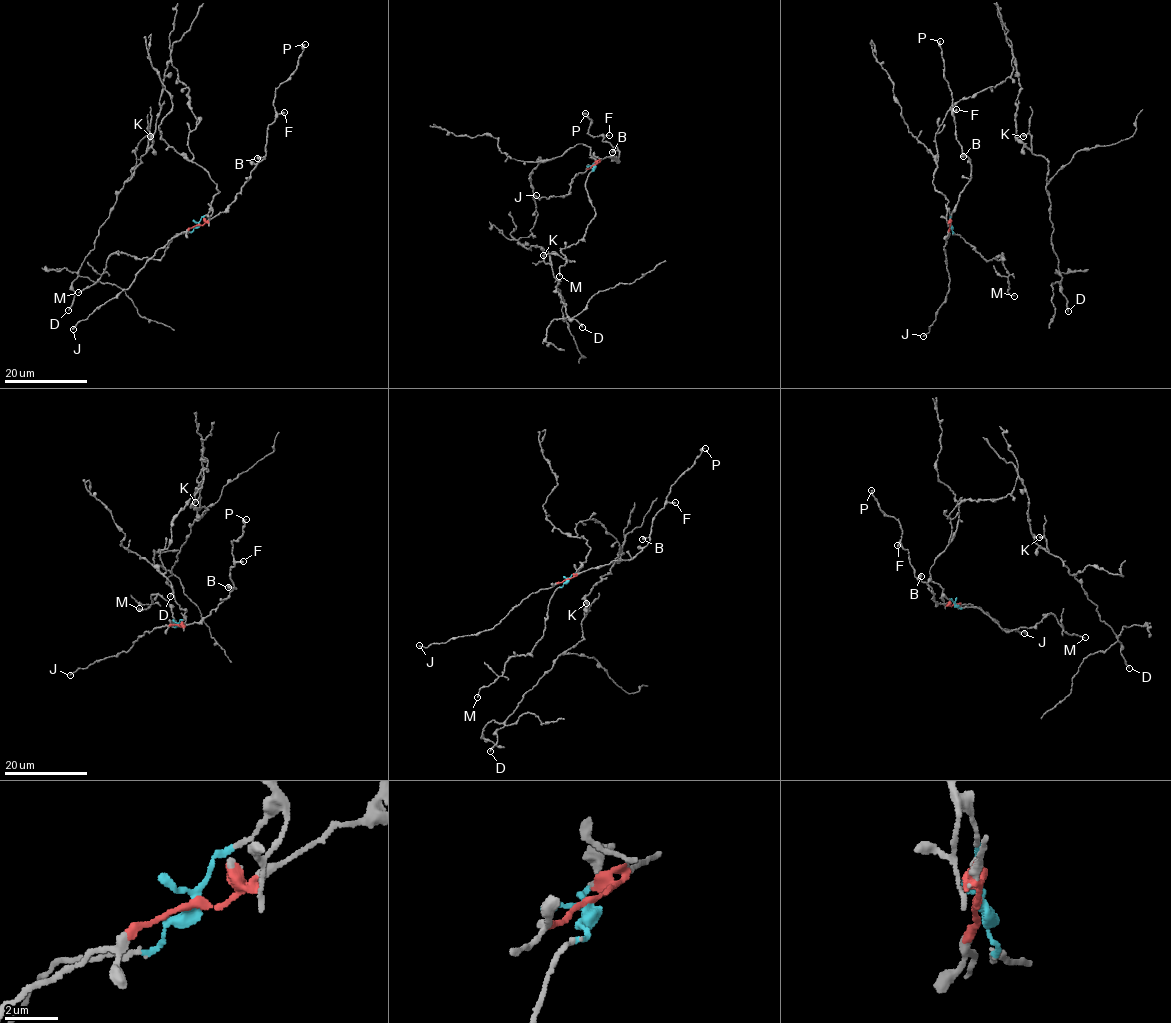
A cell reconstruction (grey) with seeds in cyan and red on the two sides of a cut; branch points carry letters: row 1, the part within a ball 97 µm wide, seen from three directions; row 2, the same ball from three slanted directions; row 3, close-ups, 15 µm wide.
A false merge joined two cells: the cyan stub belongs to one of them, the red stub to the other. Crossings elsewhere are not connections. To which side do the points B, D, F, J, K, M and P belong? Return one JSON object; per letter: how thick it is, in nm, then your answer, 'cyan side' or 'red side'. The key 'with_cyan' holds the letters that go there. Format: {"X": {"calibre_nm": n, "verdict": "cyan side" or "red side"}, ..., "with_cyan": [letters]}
{"B": {"calibre_nm": 460, "verdict": "red side"}, "D": {"calibre_nm": 200, "verdict": "cyan side"}, "F": {"calibre_nm": 280, "verdict": "red side"}, "J": {"calibre_nm": 180, "verdict": "red side"}, "K": {"calibre_nm": 220, "verdict": "cyan side"}, "M": {"calibre_nm": 160, "verdict": "cyan side"}, "P": {"calibre_nm": 300, "verdict": "red side"}, "with_cyan": ["D", "K", "M"]}

